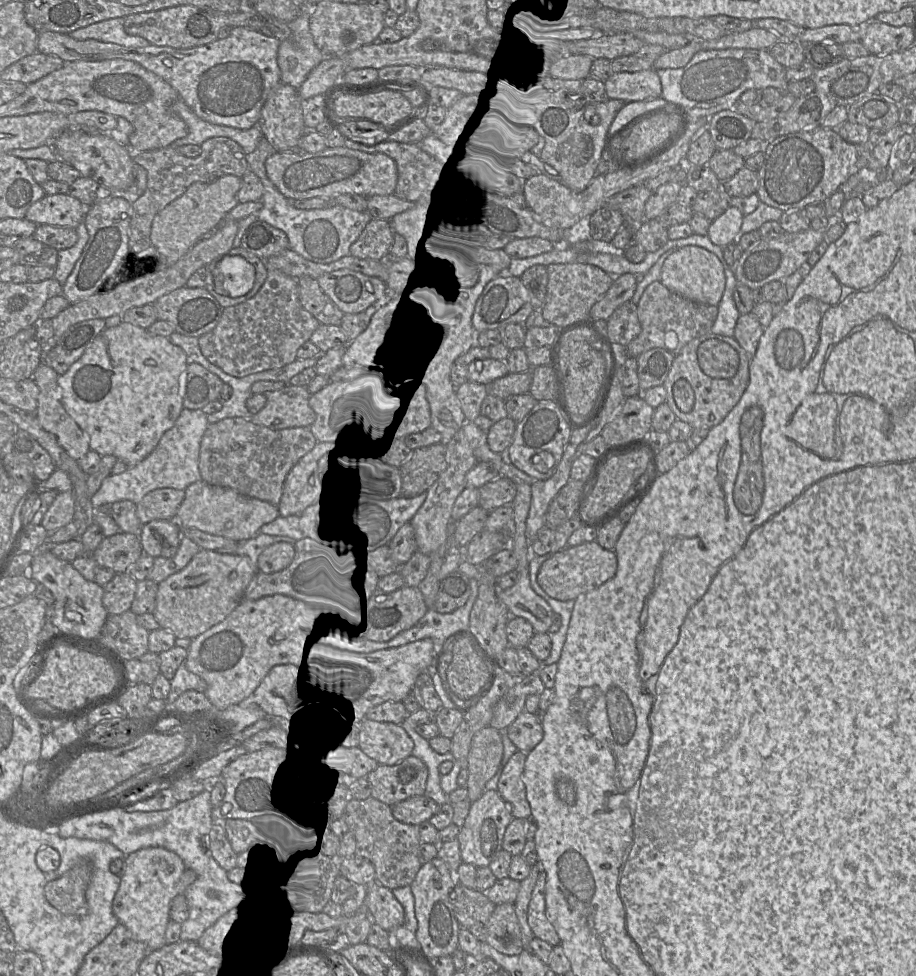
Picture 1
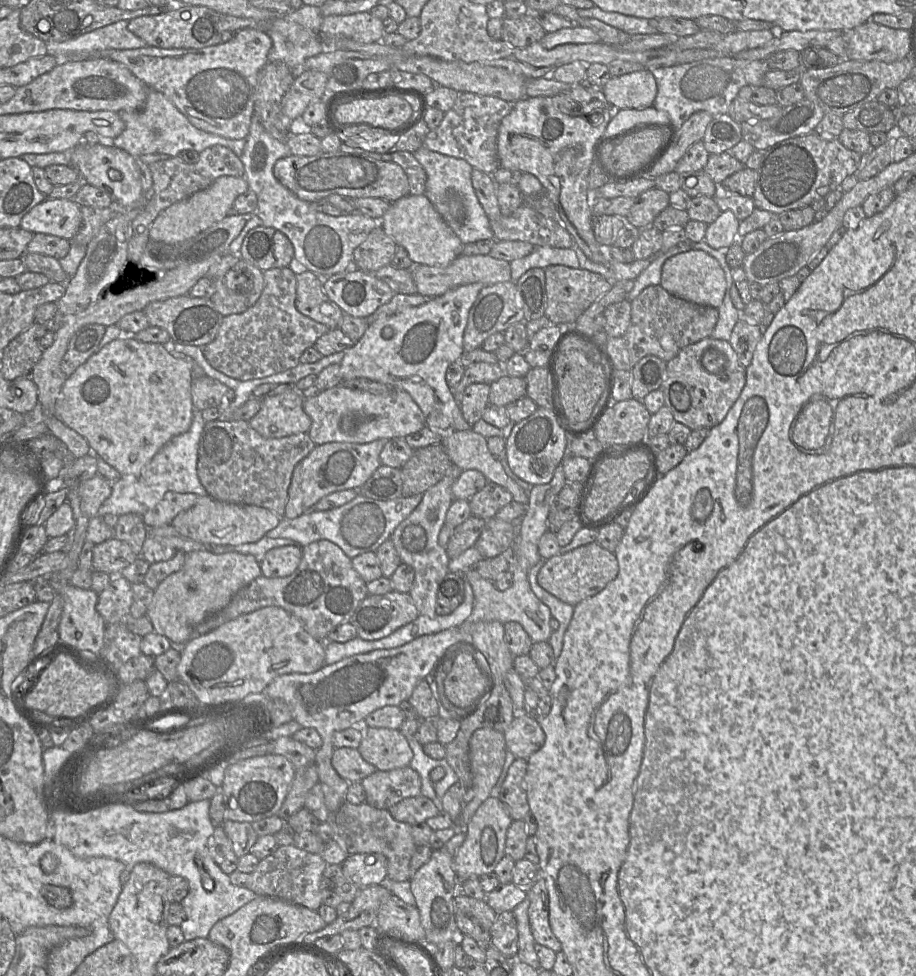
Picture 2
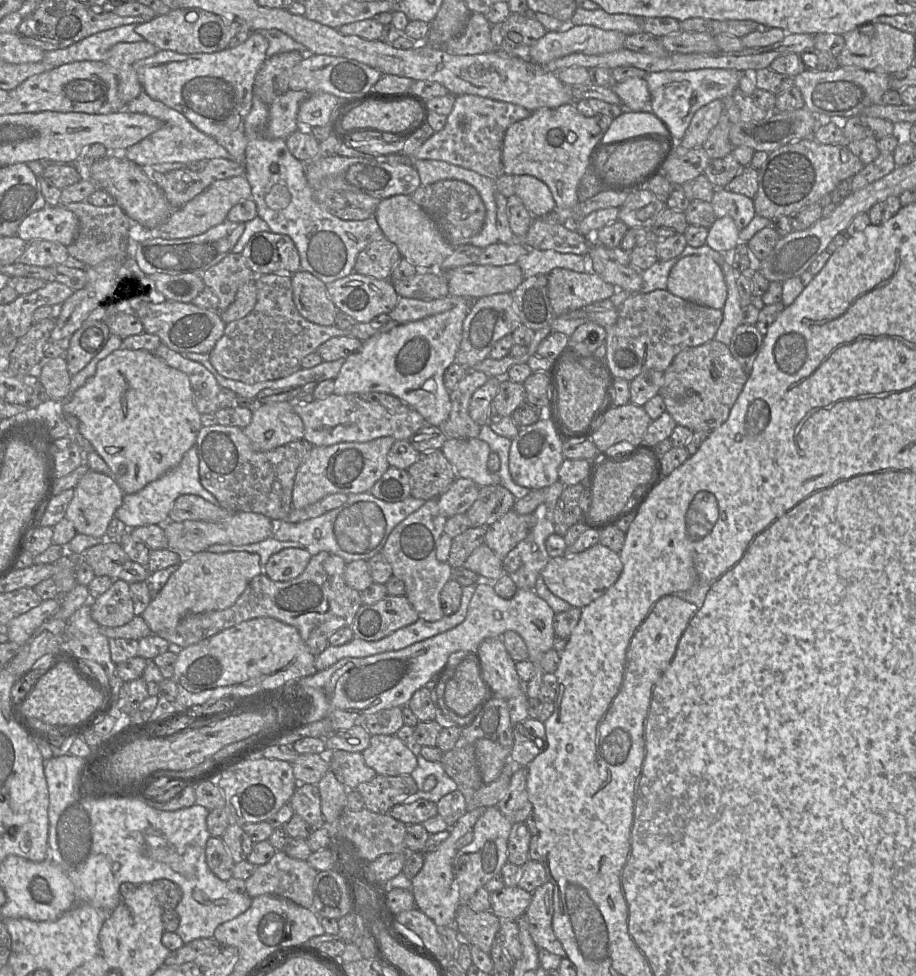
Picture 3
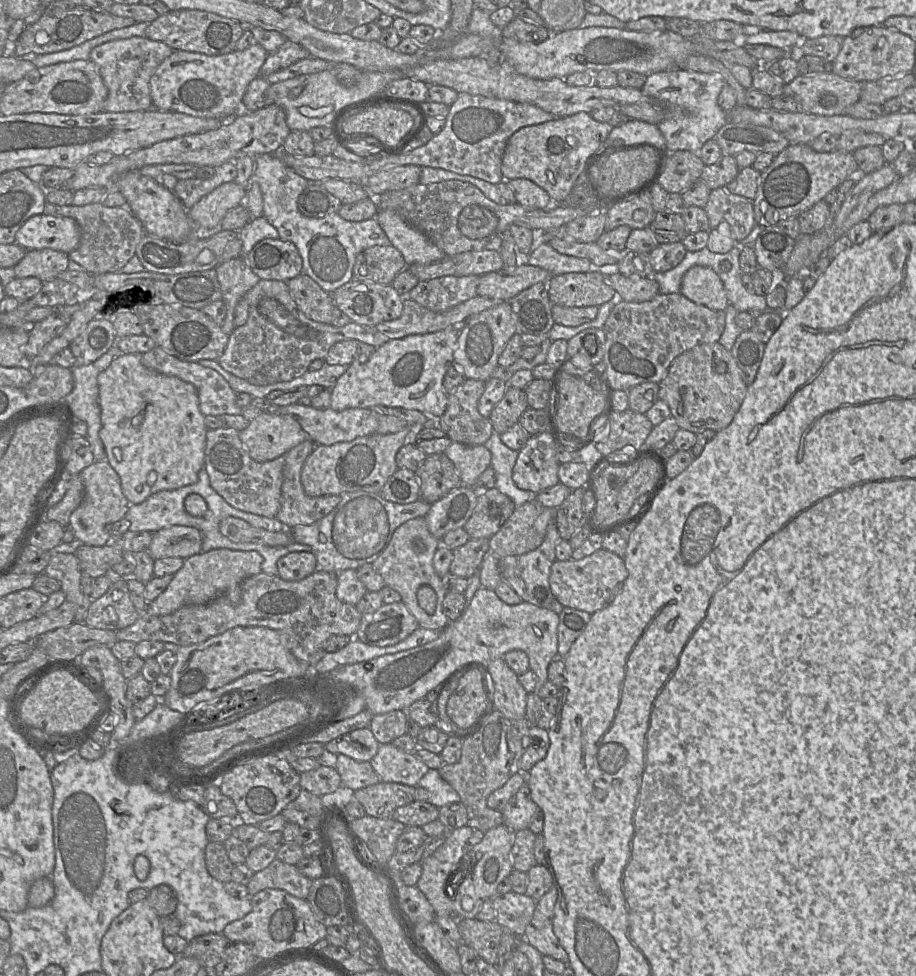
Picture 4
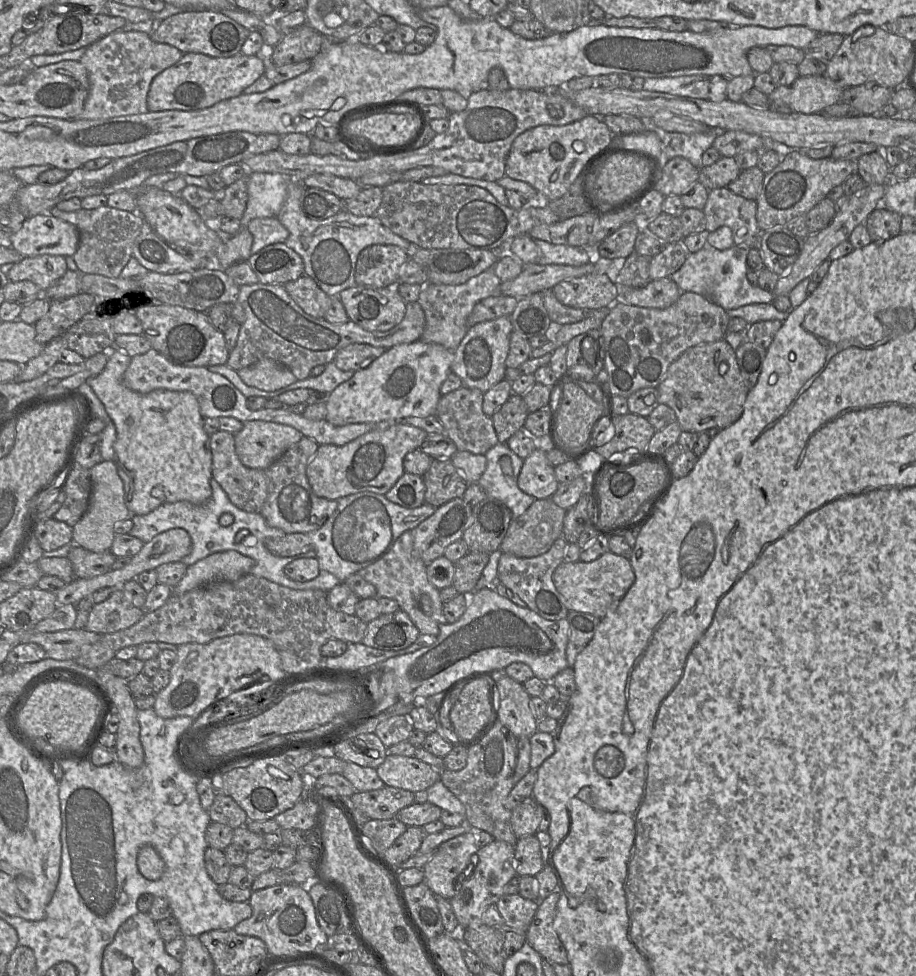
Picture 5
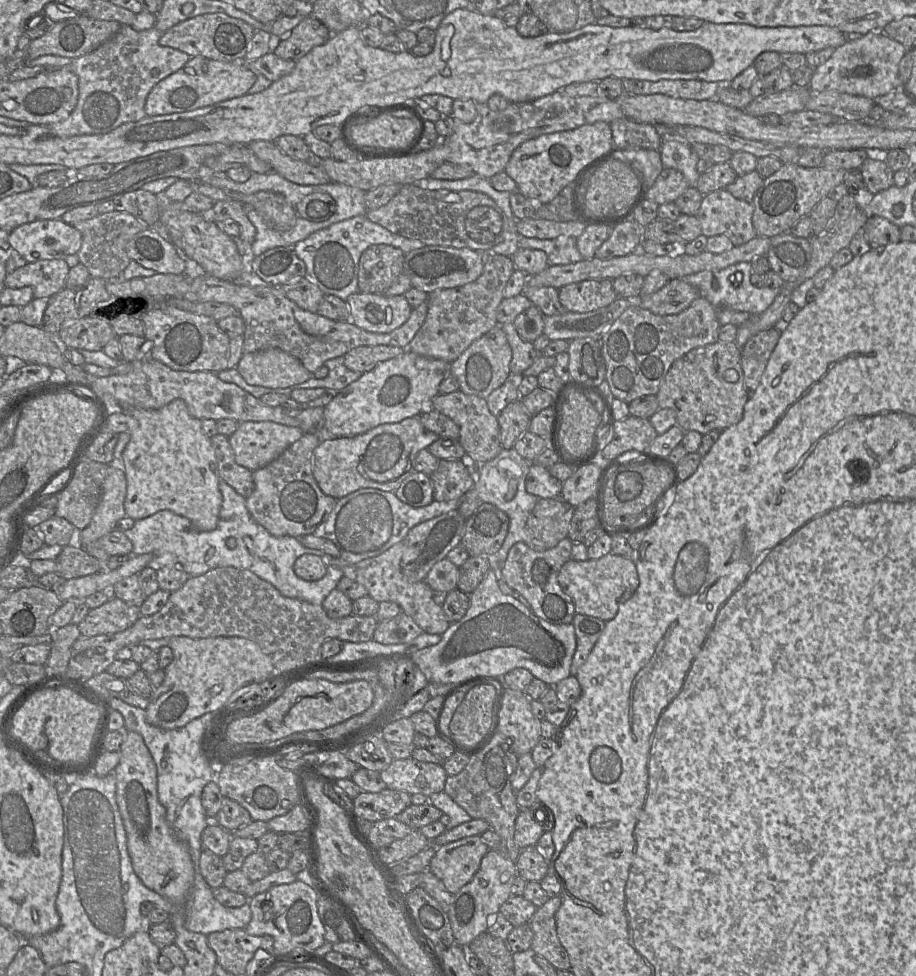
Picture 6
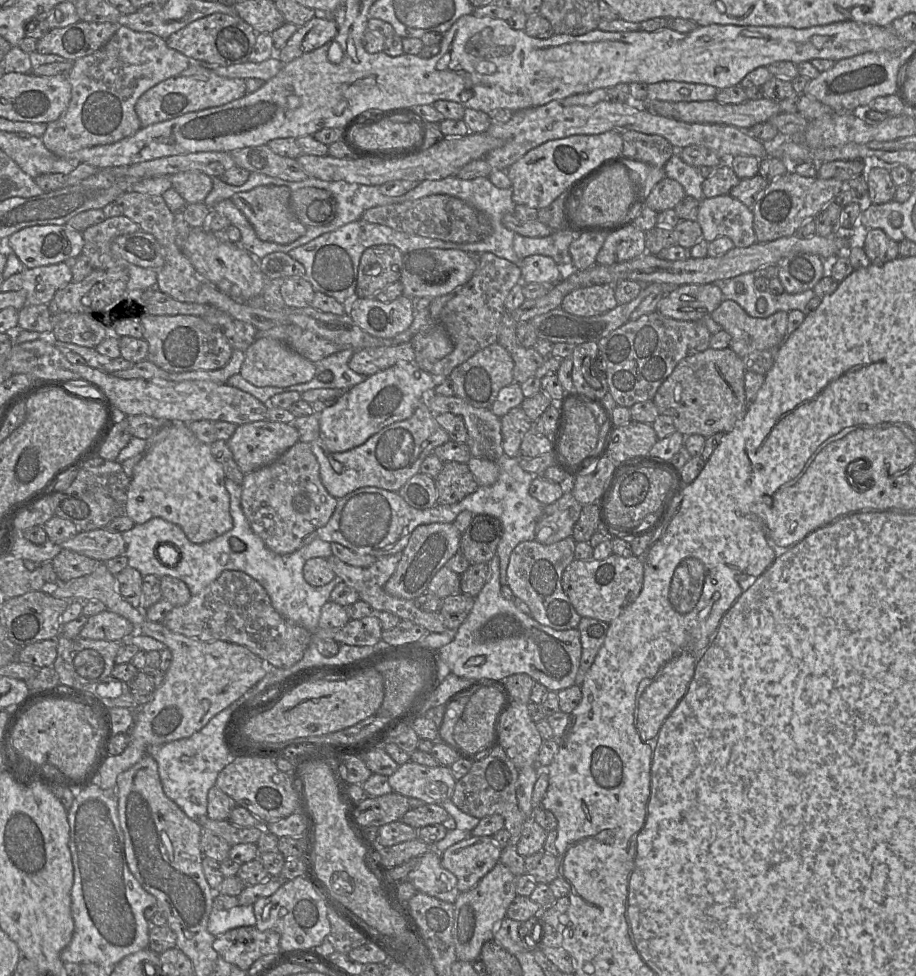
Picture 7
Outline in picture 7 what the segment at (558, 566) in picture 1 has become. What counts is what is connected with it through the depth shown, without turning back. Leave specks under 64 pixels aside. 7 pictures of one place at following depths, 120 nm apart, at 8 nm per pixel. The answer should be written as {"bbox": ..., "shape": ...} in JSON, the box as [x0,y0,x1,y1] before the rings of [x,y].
{"bbox":[562,553,643,623],"shape":[[[614,553],[595,560],[574,559],[563,571],[562,588],[581,617],[595,618],[610,623],[639,595],[643,584],[643,564],[637,556],[619,556]]]}

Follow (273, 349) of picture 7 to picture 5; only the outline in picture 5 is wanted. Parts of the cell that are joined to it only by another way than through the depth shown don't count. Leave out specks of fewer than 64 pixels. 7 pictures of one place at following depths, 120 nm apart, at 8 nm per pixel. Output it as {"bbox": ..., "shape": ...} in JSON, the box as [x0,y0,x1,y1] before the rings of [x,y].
{"bbox":[236,359,297,391],"shape":[[[261,359],[236,372],[246,385],[264,391],[275,391],[297,381],[287,367],[271,359]]]}

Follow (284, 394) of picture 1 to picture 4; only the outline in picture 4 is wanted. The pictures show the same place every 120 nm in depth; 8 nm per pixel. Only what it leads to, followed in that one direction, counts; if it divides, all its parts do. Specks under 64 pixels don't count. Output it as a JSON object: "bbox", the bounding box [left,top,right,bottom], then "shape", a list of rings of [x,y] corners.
{"bbox":[239,412,308,462],"shape":[[[261,412],[249,418],[248,426],[239,432],[239,437],[253,460],[266,462],[286,454],[308,439],[308,434],[289,415]]]}

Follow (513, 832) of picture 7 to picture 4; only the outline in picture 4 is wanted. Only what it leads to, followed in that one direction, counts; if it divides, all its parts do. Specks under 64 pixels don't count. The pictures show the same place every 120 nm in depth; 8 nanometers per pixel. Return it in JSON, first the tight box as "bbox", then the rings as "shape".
{"bbox":[439,709,515,832],"shape":[[[497,709],[486,721],[480,722],[474,733],[462,737],[460,760],[454,764],[444,763],[439,769],[441,777],[459,794],[467,809],[467,825],[474,830],[487,832],[504,824],[502,813],[489,808],[487,798],[515,773],[509,744],[510,722]]]}

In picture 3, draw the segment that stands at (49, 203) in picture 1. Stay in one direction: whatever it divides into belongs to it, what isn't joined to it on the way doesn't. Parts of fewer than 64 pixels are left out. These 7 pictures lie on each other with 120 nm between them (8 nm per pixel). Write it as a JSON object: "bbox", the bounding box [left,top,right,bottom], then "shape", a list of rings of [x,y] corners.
{"bbox":[17,205,79,246],"shape":[[[62,205],[46,206],[26,216],[17,236],[26,242],[47,240],[69,246],[79,229],[77,216]]]}

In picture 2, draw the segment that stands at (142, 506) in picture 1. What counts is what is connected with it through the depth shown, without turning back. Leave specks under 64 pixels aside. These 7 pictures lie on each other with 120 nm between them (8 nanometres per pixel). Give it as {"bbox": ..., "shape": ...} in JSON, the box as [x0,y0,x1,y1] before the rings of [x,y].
{"bbox":[142,492,199,529],"shape":[[[166,492],[156,506],[142,516],[143,522],[148,529],[171,524],[181,511],[194,506],[199,498],[194,493]]]}

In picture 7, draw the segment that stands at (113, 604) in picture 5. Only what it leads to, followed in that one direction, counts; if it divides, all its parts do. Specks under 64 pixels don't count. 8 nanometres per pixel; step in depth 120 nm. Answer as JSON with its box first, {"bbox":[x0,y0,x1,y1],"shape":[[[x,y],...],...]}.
{"bbox":[79,610,134,641],"shape":[[[109,610],[90,616],[79,637],[90,640],[119,641],[134,634],[133,625],[124,617]]]}

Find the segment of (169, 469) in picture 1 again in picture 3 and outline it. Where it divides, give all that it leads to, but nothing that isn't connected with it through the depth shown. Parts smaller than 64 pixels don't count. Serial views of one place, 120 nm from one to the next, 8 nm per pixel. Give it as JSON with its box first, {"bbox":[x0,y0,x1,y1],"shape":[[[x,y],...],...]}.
{"bbox":[115,445,219,529],"shape":[[[196,445],[184,454],[176,467],[148,483],[140,491],[133,494],[124,494],[121,506],[115,512],[115,517],[121,520],[127,529],[151,524],[165,524],[169,521],[169,512],[174,501],[179,496],[186,494],[198,495],[213,505],[219,505],[218,500],[200,483],[199,456]]]}

